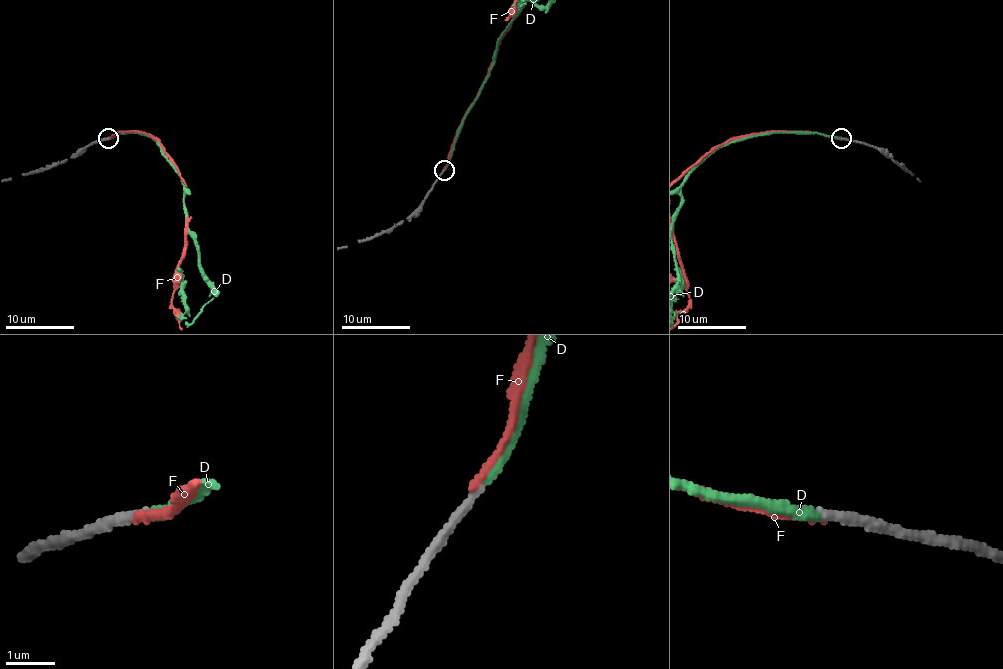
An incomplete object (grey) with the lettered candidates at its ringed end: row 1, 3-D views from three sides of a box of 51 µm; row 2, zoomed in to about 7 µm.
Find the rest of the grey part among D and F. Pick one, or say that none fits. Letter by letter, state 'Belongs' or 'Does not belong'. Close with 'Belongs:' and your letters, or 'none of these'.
D: Belongs
F: Does not belong
Belongs: D

